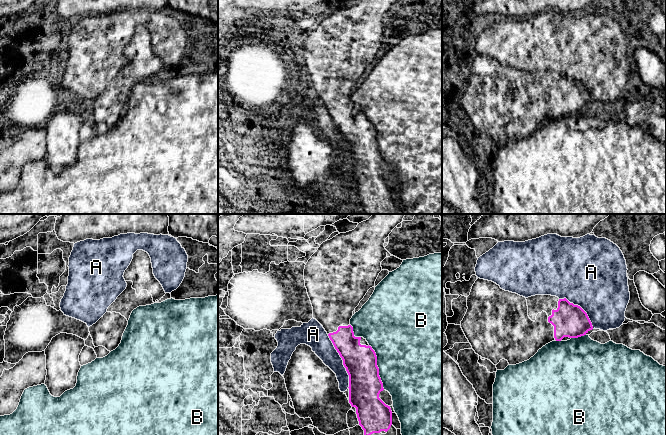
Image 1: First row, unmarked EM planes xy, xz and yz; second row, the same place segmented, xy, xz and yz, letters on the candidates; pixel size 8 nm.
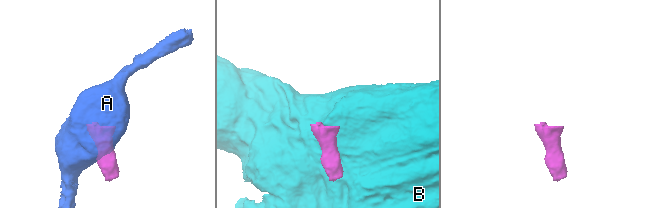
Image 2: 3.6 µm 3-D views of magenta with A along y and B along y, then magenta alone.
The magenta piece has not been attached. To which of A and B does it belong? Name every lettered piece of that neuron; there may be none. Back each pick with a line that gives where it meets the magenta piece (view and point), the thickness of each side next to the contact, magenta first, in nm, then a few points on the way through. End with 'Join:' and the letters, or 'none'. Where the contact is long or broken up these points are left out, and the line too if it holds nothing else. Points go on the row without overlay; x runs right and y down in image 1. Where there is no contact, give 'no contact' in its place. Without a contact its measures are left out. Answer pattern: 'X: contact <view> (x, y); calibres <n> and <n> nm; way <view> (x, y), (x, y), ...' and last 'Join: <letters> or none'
Join: none

